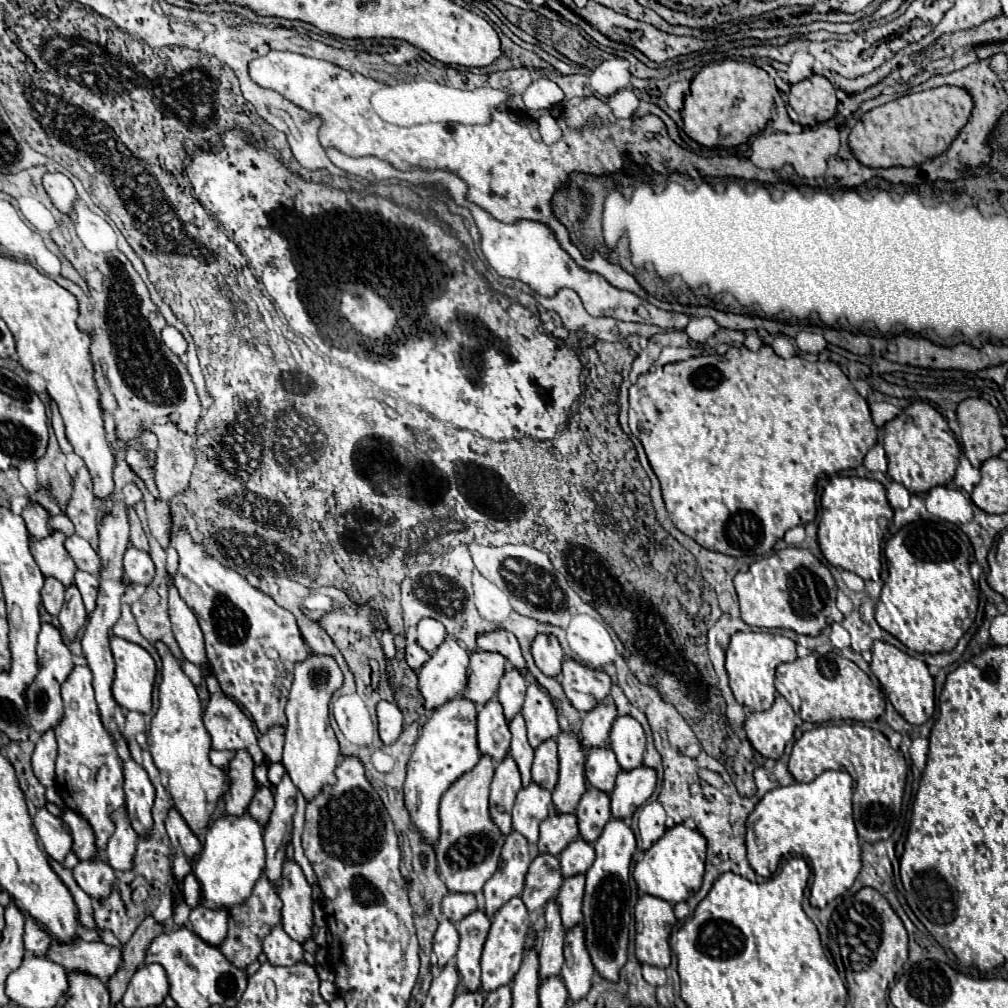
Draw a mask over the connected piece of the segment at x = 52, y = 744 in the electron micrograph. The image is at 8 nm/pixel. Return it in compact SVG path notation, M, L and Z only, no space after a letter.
M49 728L37 738L33 752L33 772L43 786L55 784L55 758L57 758L57 742L53 730Z

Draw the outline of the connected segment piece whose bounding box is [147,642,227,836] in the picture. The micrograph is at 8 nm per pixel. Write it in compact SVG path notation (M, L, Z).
M157 642L157 652L163 660L163 682L159 686L159 710L151 722L147 744L149 752L153 754L155 766L171 774L169 788L175 808L189 824L191 832L195 836L203 836L207 832L209 818L217 806L217 800L227 790L227 784L223 770L213 766L209 760L211 738L207 736L207 730L203 726L203 710L193 682L179 668L179 662L169 654L165 644Z

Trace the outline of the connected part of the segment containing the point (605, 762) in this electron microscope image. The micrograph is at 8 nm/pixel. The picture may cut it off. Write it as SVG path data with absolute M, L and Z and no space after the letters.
M609 746L591 748L591 754L587 758L587 768L585 768L585 776L591 786L603 792L611 792L615 788L615 776L619 770L621 768L615 758L615 752Z

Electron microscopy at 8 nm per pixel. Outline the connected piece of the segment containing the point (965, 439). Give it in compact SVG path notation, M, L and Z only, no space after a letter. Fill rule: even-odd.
M967 398L957 406L957 420L961 426L961 442L967 460L981 468L981 464L1005 448L1001 434L1001 420L997 410L981 398Z

